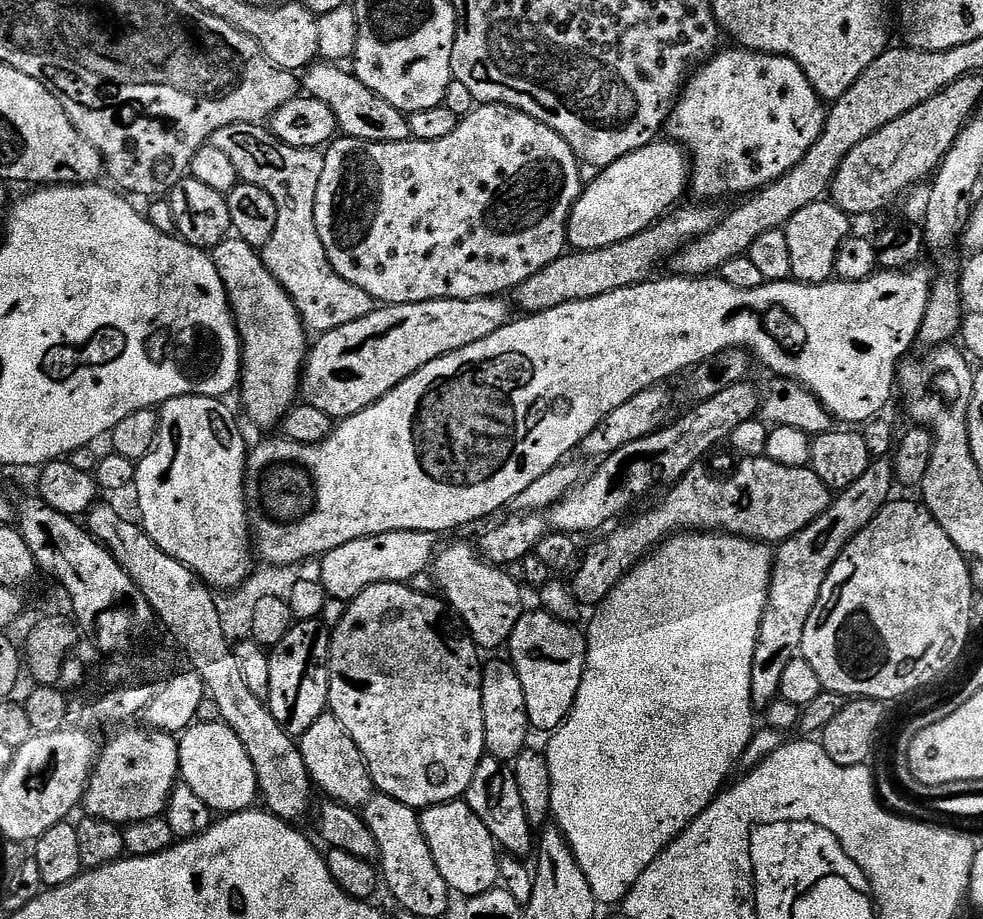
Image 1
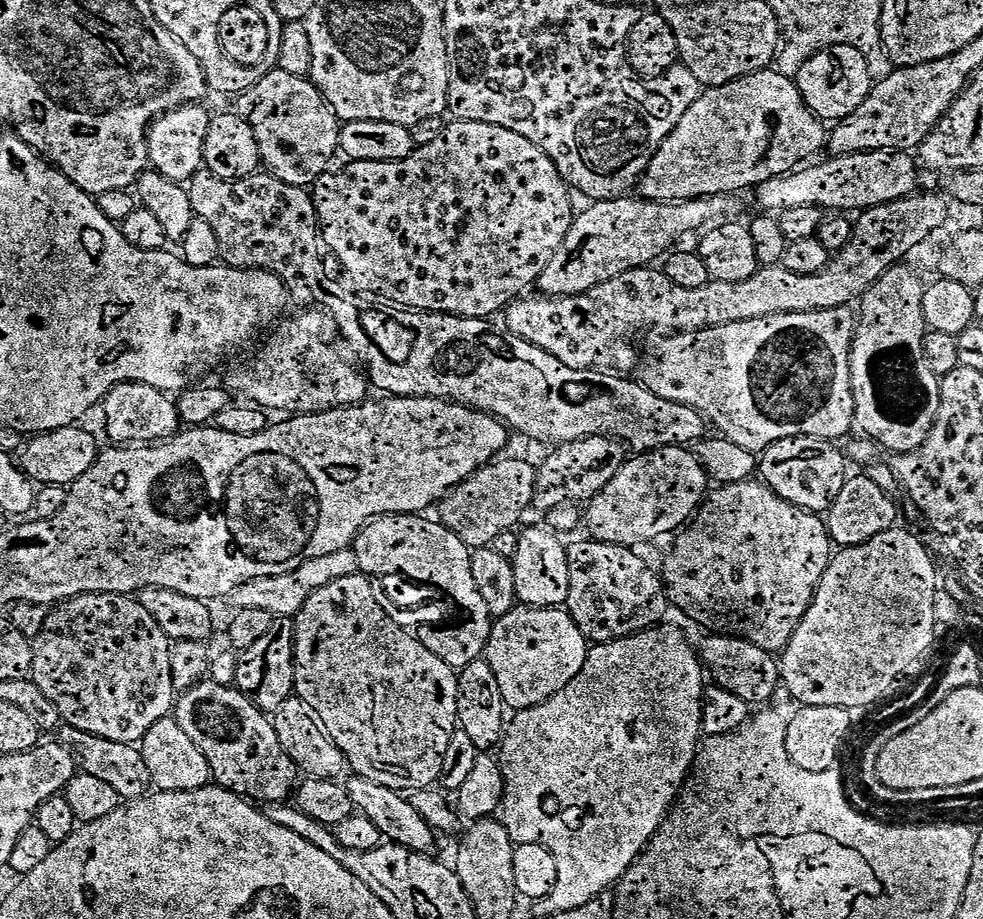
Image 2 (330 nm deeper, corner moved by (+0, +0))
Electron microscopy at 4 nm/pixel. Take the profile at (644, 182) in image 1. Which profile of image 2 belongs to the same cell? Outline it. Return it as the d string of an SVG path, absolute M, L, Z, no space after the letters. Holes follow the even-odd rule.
M761 70L730 81L728 84L709 87L708 91L702 93L701 97L690 106L690 110L686 110L686 114L682 114L678 126L674 126L674 130L664 139L662 146L658 146L658 150L654 154L650 166L644 171L644 175L639 177L639 195L645 200L675 202L677 200L697 200L703 196L717 196L723 192L742 192L755 189L757 184L764 184L767 180L772 180L775 176L789 175L793 170L799 169L805 162L816 158L811 158L811 156L818 155L823 148L826 148L830 140L829 133L826 131L826 128L824 132L823 127L825 128L825 125L821 119L808 108L807 103L804 101L797 81L781 75L778 71L769 70L768 72L768 70Z

